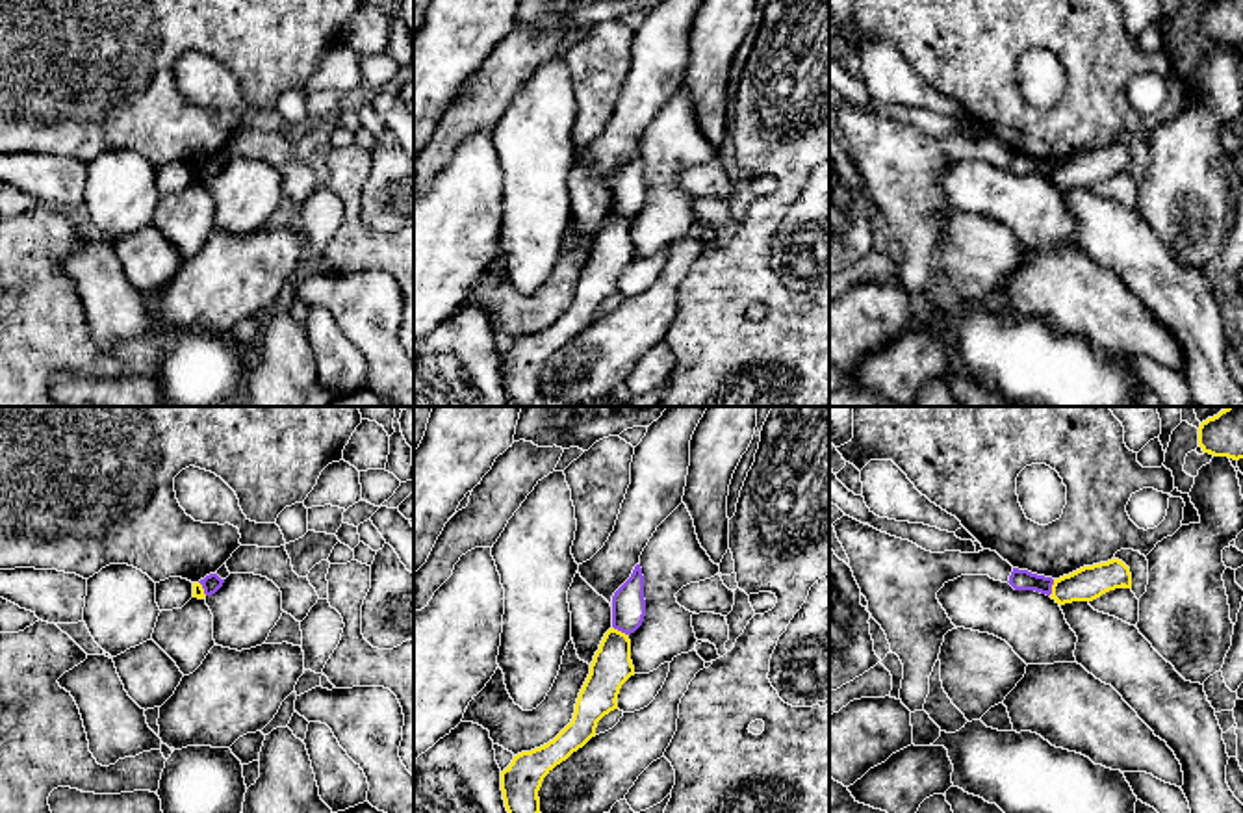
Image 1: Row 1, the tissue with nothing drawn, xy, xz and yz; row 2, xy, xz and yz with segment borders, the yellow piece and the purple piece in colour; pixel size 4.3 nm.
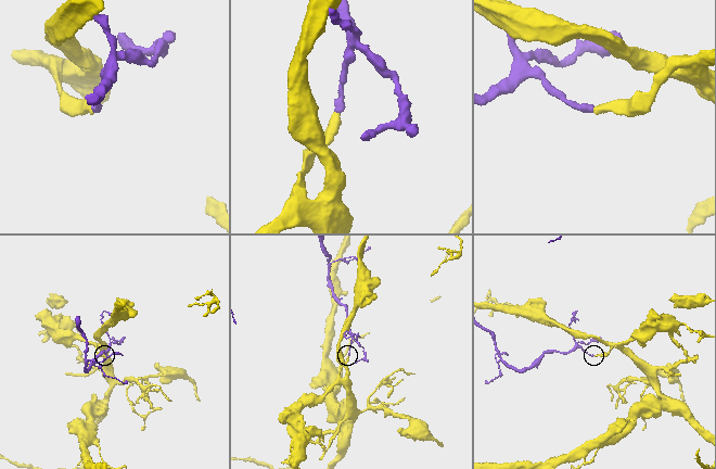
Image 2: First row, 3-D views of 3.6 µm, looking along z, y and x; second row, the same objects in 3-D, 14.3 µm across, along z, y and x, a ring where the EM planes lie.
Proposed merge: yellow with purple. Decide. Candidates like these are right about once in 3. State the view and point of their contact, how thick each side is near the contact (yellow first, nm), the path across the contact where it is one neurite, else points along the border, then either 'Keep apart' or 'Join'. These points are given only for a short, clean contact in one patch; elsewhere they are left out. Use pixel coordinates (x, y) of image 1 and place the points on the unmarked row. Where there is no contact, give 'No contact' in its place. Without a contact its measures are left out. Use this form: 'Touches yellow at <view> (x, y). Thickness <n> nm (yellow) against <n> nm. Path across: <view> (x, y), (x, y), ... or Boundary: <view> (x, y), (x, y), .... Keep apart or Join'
Touches yellow at xz (620, 216). Thickness 170 nm (yellow) against 140 nm. Keep apart

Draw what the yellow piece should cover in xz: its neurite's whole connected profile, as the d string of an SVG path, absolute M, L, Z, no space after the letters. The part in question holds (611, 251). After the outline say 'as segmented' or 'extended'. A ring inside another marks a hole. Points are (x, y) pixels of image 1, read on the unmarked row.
M610 212L590 249L571 306L547 329L514 340L501 356L501 375L510 406L531 406L540 397L544 362L596 321L597 306L618 293L622 269L634 260L629 219Z | as segmented

